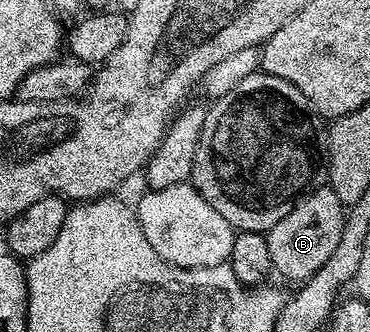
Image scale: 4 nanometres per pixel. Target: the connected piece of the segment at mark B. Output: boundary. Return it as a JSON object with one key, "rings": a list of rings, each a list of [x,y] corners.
{"rings":[[[328,188],[310,190],[305,197],[293,203],[291,212],[287,212],[287,216],[283,216],[283,220],[279,220],[279,224],[267,232],[272,269],[295,284],[301,284],[319,272],[319,268],[327,263],[338,247],[346,211],[339,196],[335,196],[335,192]]]}

